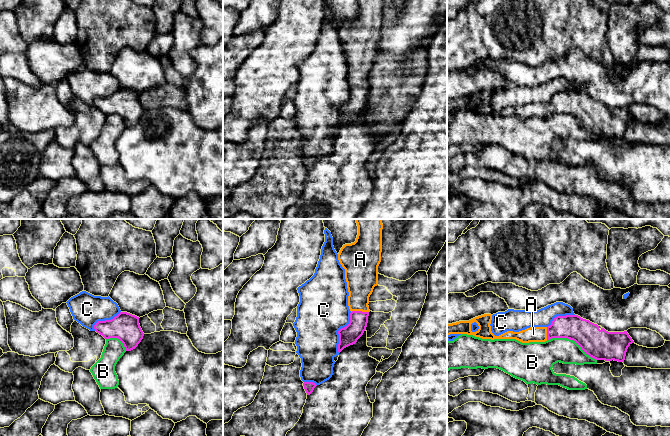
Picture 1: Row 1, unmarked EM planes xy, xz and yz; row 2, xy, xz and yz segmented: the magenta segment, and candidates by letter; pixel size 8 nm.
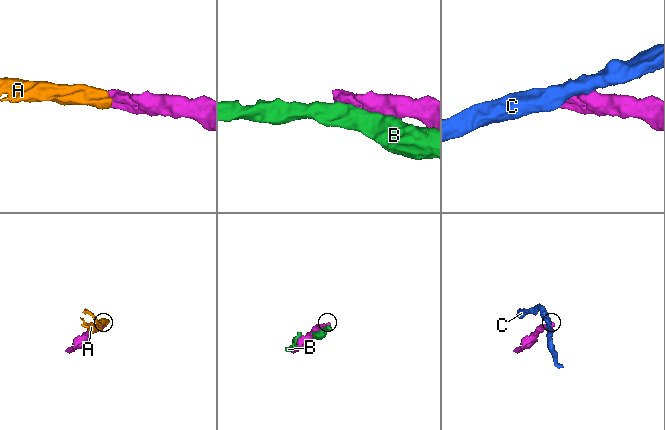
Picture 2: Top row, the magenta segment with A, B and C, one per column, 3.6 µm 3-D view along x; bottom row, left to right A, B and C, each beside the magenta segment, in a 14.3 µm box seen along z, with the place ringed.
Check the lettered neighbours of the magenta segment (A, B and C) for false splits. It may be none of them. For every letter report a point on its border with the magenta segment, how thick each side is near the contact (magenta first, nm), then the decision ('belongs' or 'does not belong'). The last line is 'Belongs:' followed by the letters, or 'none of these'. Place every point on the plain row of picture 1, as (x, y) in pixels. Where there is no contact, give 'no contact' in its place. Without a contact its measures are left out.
A: xz (359, 87) | 150/240 nm | belongs
B: yz (572, 115) | 240/200 nm | does not belong
C: xz (338, 107) | 150/400 nm | does not belong
Belongs: A

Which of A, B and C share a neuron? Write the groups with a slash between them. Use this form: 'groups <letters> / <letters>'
groups A / B / C

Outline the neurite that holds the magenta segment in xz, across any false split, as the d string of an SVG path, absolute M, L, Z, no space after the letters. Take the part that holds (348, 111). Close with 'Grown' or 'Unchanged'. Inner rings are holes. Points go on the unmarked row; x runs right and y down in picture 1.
M357 0L356 17L345 20L338 36L345 45L351 87L349 100L338 107L338 128L353 121L366 106L369 92L369 73L378 61L378 42L381 38L383 0Z. Grown

